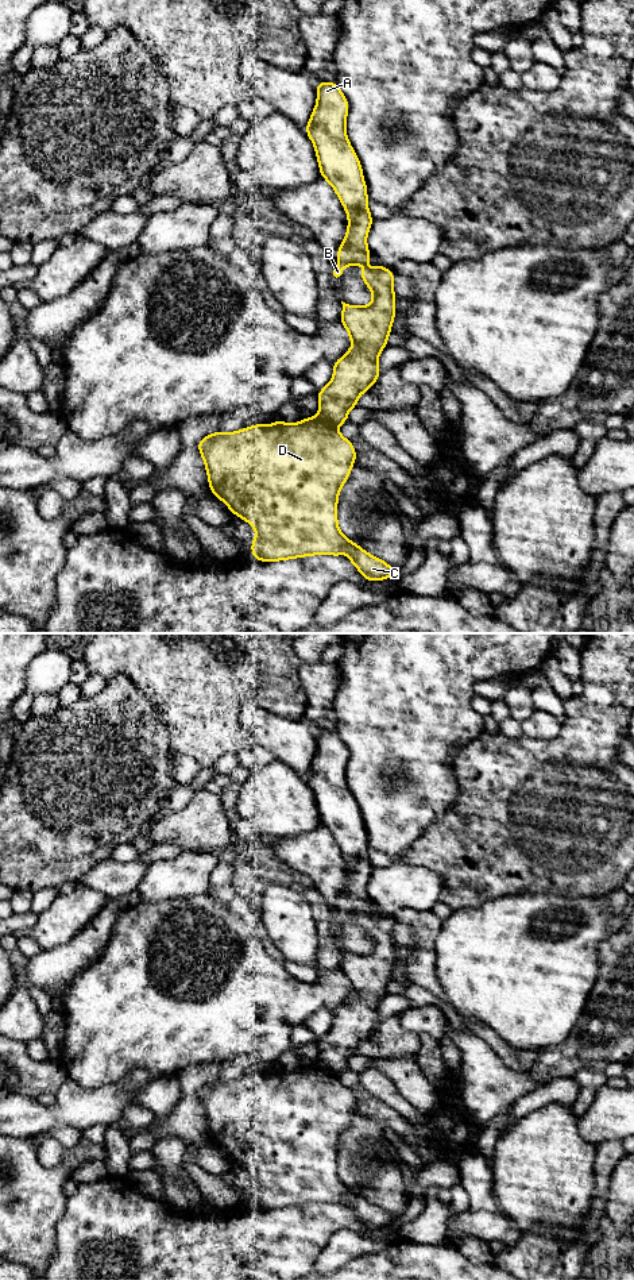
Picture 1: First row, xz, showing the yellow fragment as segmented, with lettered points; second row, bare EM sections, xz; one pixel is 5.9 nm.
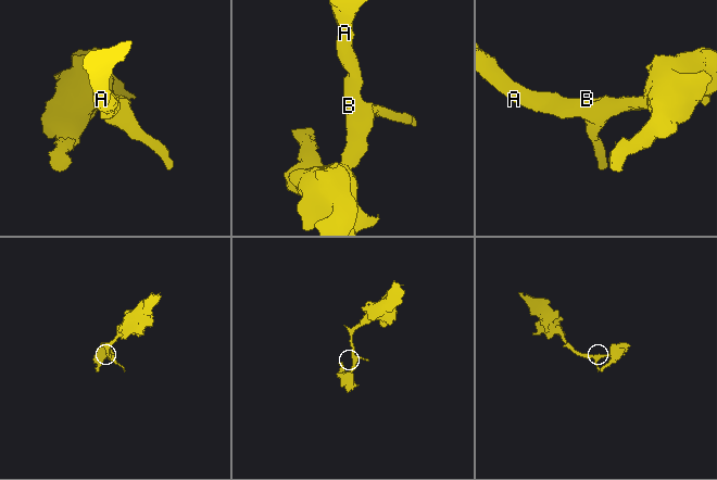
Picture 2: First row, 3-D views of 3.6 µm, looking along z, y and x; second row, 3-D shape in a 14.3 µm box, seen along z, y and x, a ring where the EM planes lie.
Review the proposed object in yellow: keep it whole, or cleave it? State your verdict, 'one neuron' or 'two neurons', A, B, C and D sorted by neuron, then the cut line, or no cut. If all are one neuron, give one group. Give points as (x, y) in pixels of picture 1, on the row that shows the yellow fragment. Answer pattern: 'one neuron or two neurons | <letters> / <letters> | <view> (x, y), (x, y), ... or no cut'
two neurons | A B / C D | xz (316, 416), (335, 427)

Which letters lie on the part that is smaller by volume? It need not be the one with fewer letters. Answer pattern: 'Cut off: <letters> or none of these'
Cut off: C, D

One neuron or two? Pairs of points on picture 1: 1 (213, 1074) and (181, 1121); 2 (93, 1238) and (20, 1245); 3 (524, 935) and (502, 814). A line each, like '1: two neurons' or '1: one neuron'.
1: one neuron
2: two neurons
3: two neurons

